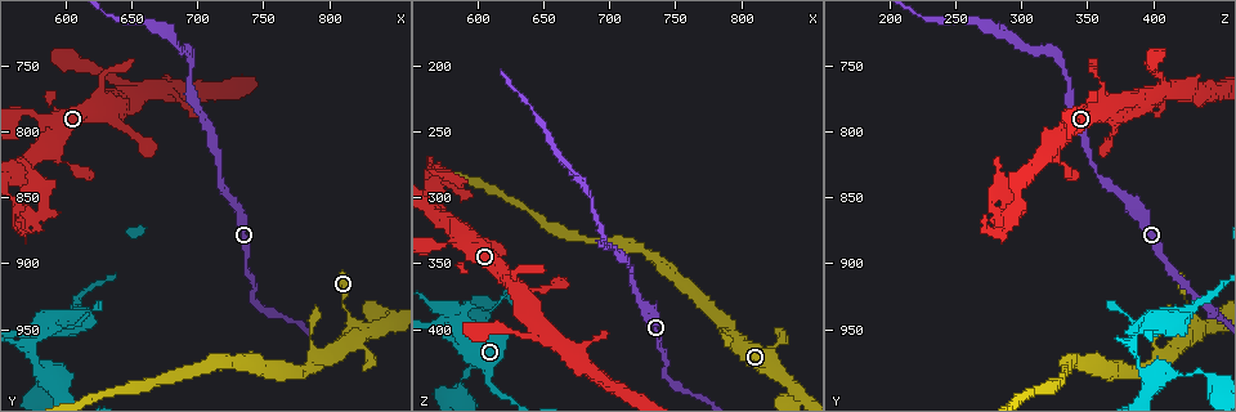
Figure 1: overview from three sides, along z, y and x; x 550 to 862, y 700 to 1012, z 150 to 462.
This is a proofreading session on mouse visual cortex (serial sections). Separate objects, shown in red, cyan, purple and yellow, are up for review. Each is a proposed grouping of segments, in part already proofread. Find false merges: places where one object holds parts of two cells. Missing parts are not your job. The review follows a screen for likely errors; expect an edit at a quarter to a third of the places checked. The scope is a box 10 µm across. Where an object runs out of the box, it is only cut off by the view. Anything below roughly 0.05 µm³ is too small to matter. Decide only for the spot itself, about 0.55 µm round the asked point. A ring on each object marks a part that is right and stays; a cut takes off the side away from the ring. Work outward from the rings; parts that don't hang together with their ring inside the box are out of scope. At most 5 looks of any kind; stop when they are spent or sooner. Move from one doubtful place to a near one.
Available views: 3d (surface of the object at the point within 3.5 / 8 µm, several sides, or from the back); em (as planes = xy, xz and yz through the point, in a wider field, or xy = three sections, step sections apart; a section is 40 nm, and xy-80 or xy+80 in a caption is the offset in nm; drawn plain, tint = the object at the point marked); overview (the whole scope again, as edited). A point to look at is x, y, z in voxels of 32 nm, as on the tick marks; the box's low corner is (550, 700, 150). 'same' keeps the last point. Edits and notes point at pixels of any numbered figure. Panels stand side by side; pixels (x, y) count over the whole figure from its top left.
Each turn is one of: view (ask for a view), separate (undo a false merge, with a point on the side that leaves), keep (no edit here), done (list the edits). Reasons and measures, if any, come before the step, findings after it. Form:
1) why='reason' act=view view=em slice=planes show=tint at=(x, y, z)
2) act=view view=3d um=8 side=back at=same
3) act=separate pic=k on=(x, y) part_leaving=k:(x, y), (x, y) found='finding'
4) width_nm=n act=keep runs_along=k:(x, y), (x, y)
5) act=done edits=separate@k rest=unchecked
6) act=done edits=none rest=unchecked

why='thick turns thin' act=view view=3d um=3.5 at=(584, 946, 400)

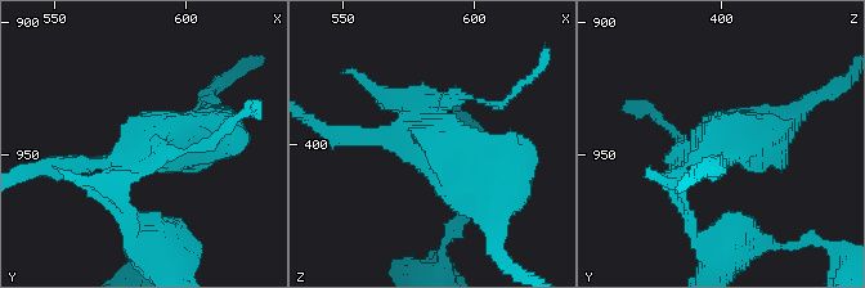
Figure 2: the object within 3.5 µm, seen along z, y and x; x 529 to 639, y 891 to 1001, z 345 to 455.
why='now the EM' act=view view=em slice=planes show=tint at=(583, 946, 398)

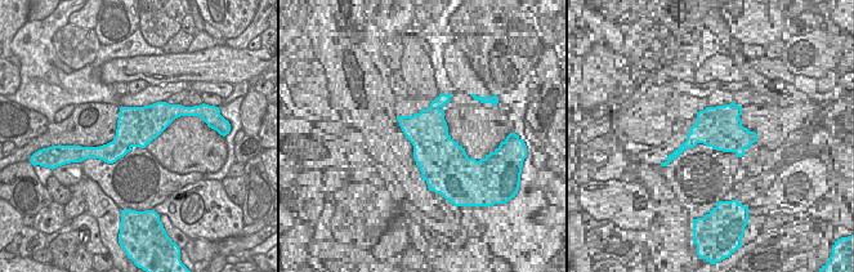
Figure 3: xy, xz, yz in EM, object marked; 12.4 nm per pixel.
act=separate pic=2 on=(83, 181) found='two cells meet here'

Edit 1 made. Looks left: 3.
act=view view=overview

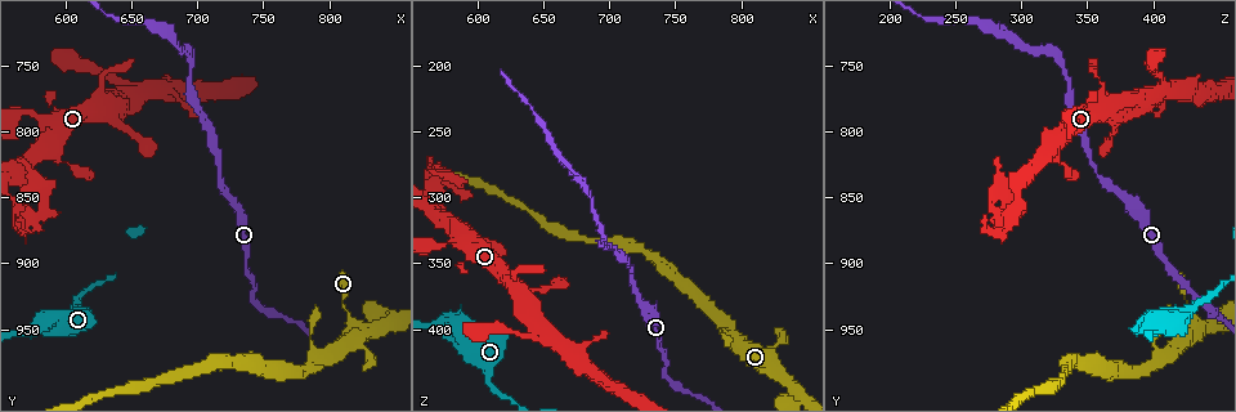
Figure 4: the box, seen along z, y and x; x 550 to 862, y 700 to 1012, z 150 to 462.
why='a narrow waist' act=view view=3d um=3.5 at=(586, 858, 286)

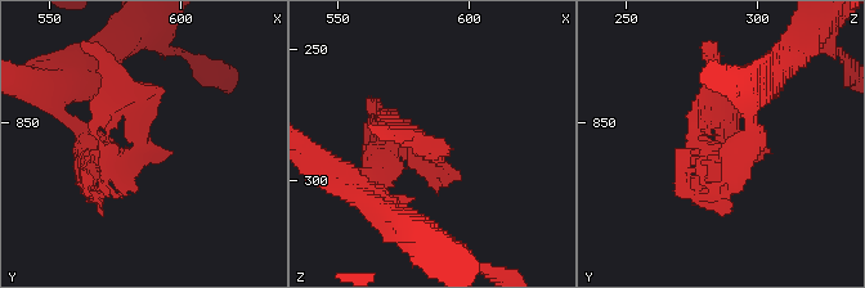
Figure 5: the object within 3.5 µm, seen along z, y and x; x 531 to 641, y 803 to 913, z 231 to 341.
act=view view=em slice=xy step=5 show=tint at=(585, 859, 288)

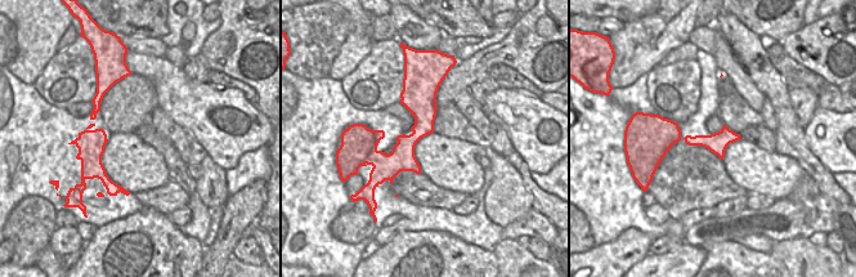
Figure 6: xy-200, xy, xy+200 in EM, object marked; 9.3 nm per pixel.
act=separate pic=5 on=(97, 103) part_leaving=5:(102, 163), (146, 129), (119, 73) found='a second cell is stuck on'

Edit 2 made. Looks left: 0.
act=done edits=separate@2,separate@5 rest=unchecked

